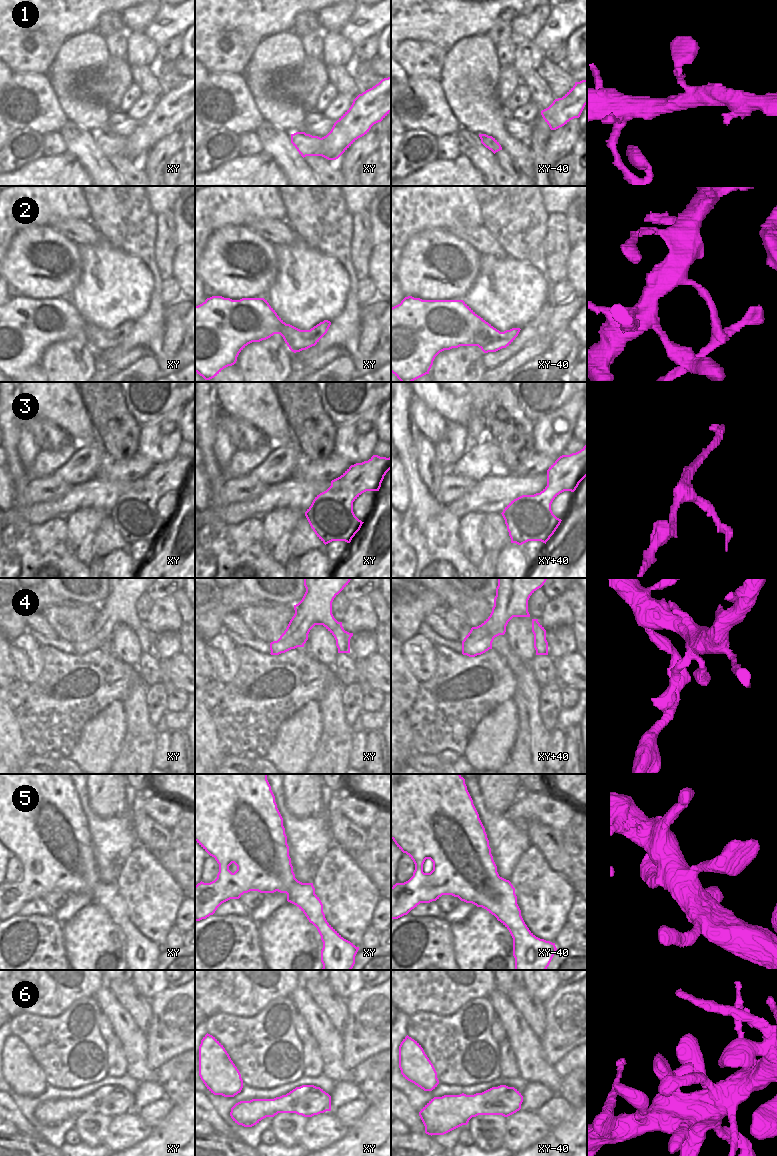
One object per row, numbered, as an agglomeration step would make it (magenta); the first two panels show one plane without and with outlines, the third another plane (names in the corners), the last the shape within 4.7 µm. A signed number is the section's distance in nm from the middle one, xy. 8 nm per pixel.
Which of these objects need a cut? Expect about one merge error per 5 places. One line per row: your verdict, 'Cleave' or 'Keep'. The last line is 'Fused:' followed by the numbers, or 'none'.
1: Keep
2: Cleave
3: Keep
4: Keep
5: Keep
6: Keep
Fused: 2

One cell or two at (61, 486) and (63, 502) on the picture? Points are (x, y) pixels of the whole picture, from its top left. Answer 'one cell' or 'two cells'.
two cells

